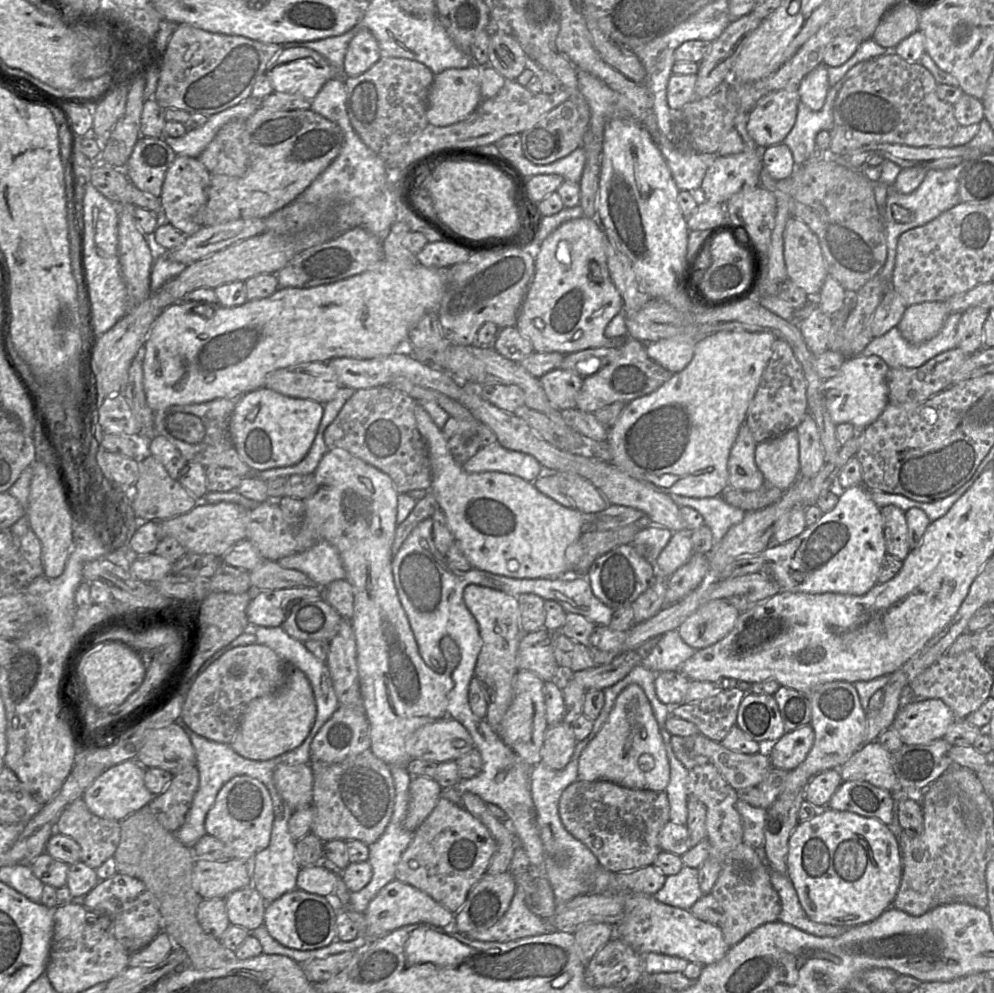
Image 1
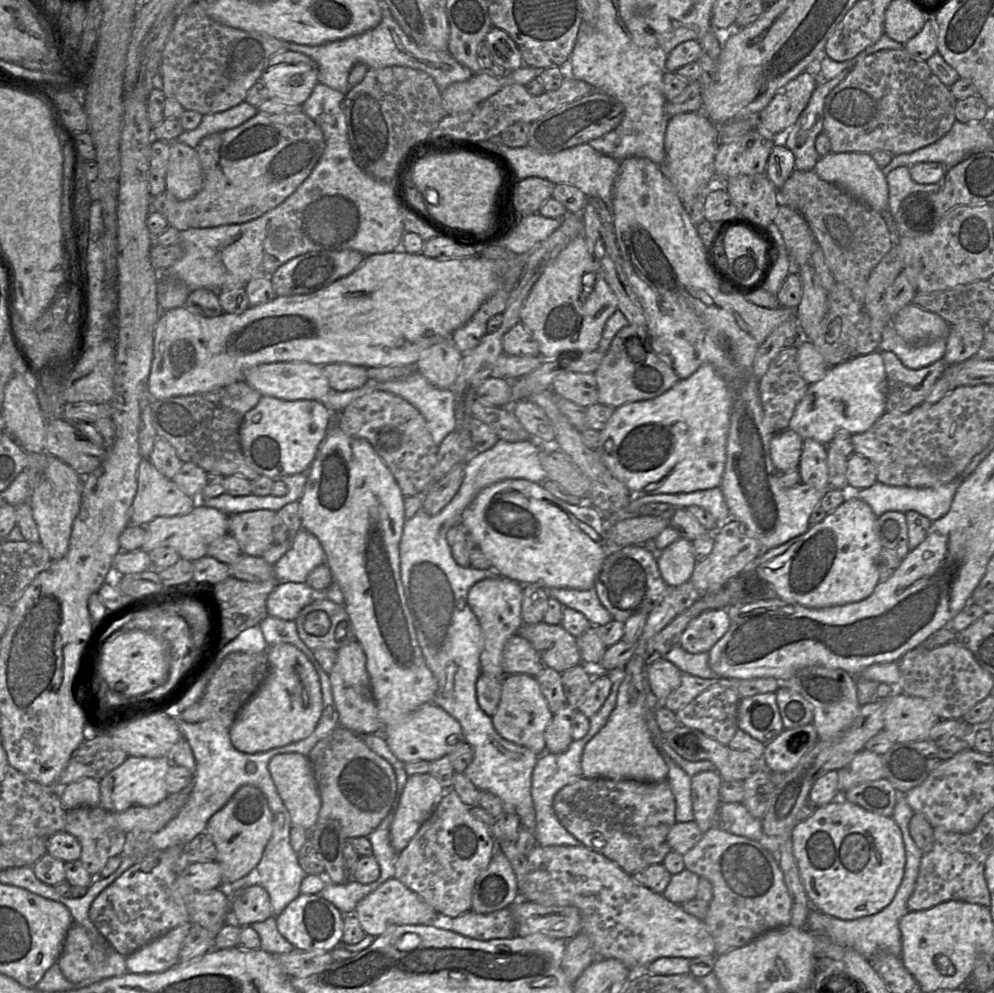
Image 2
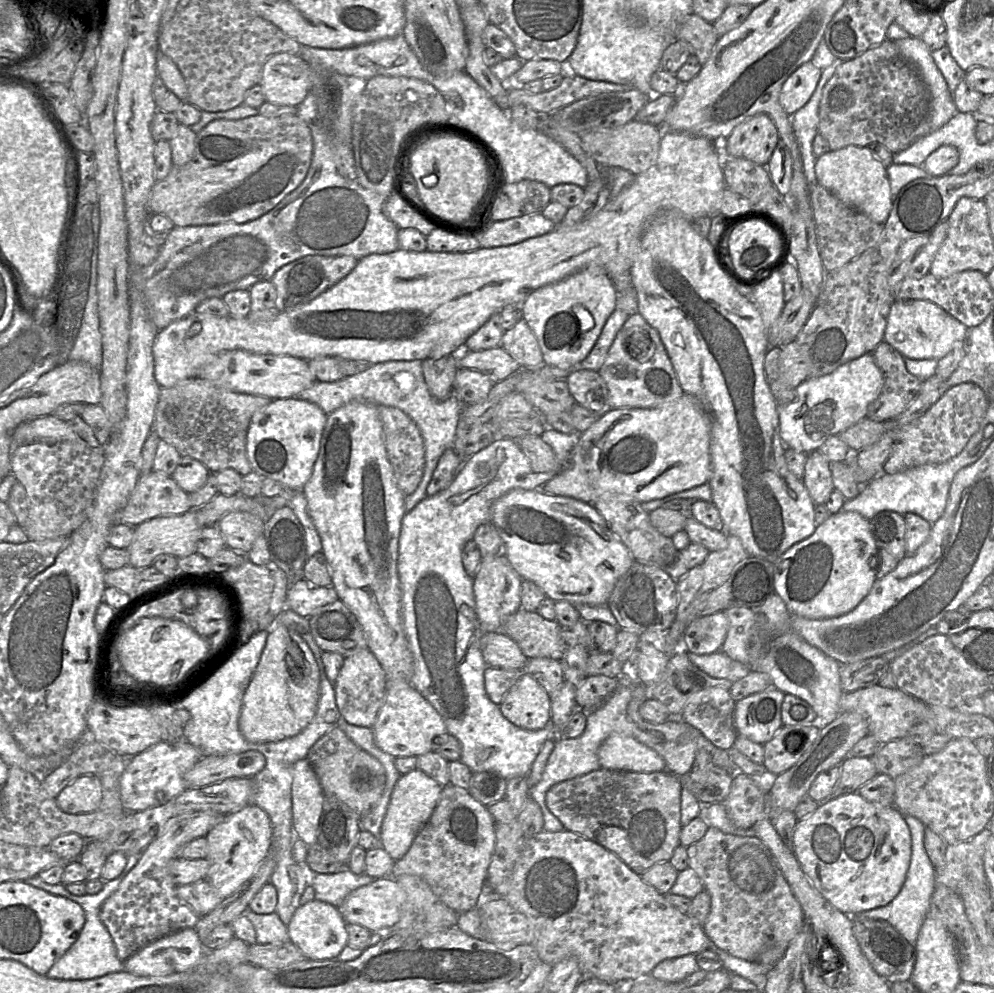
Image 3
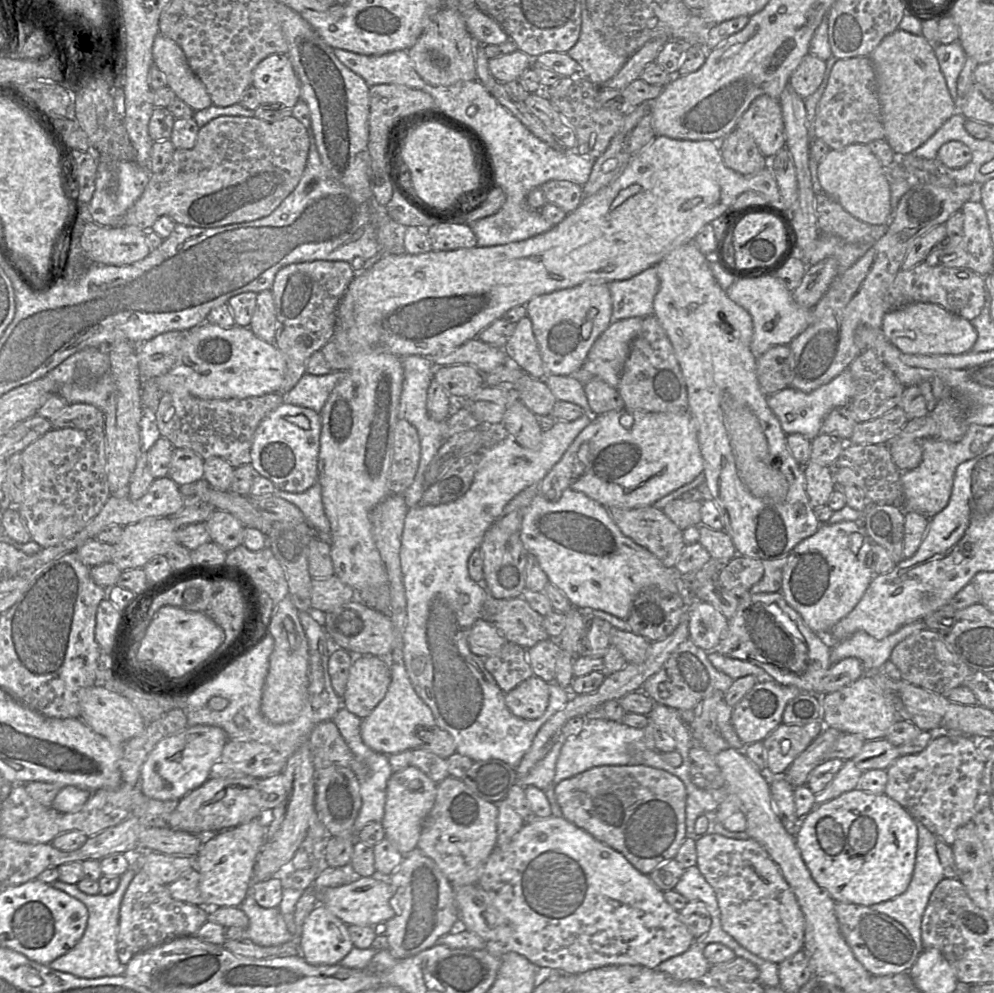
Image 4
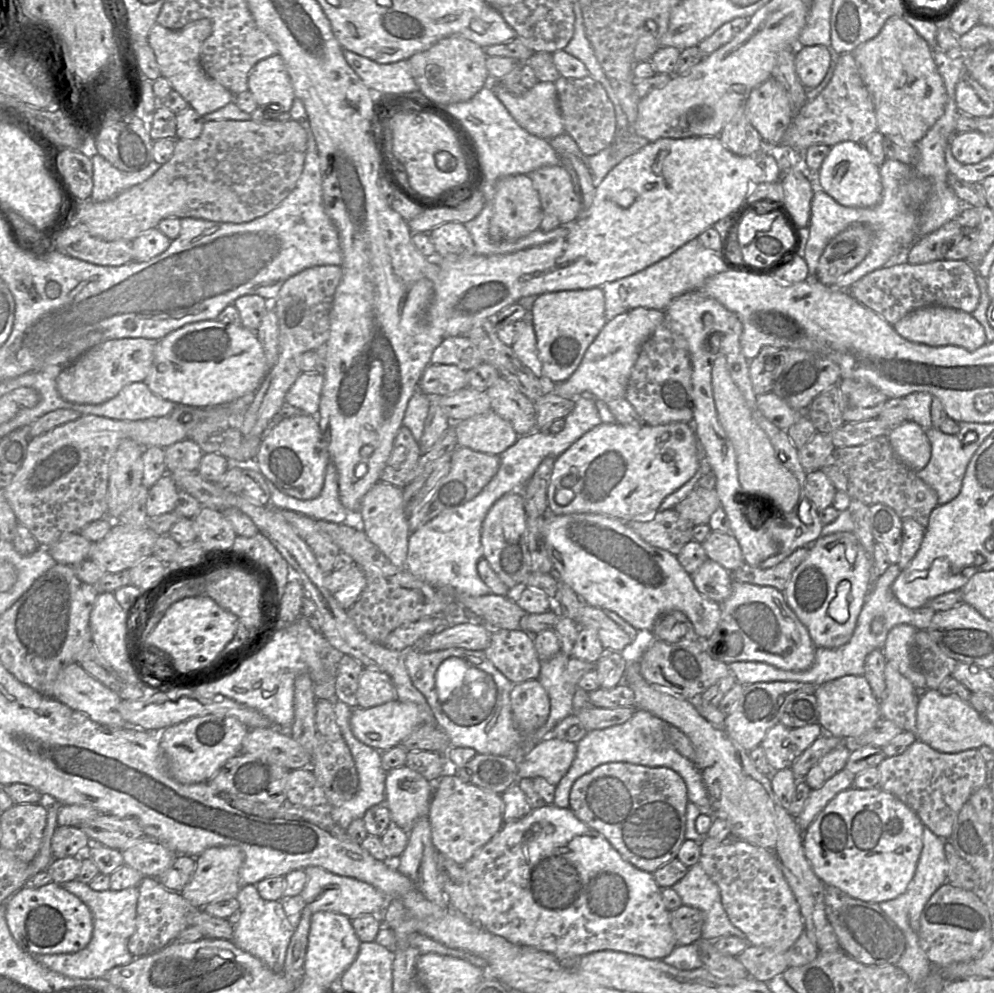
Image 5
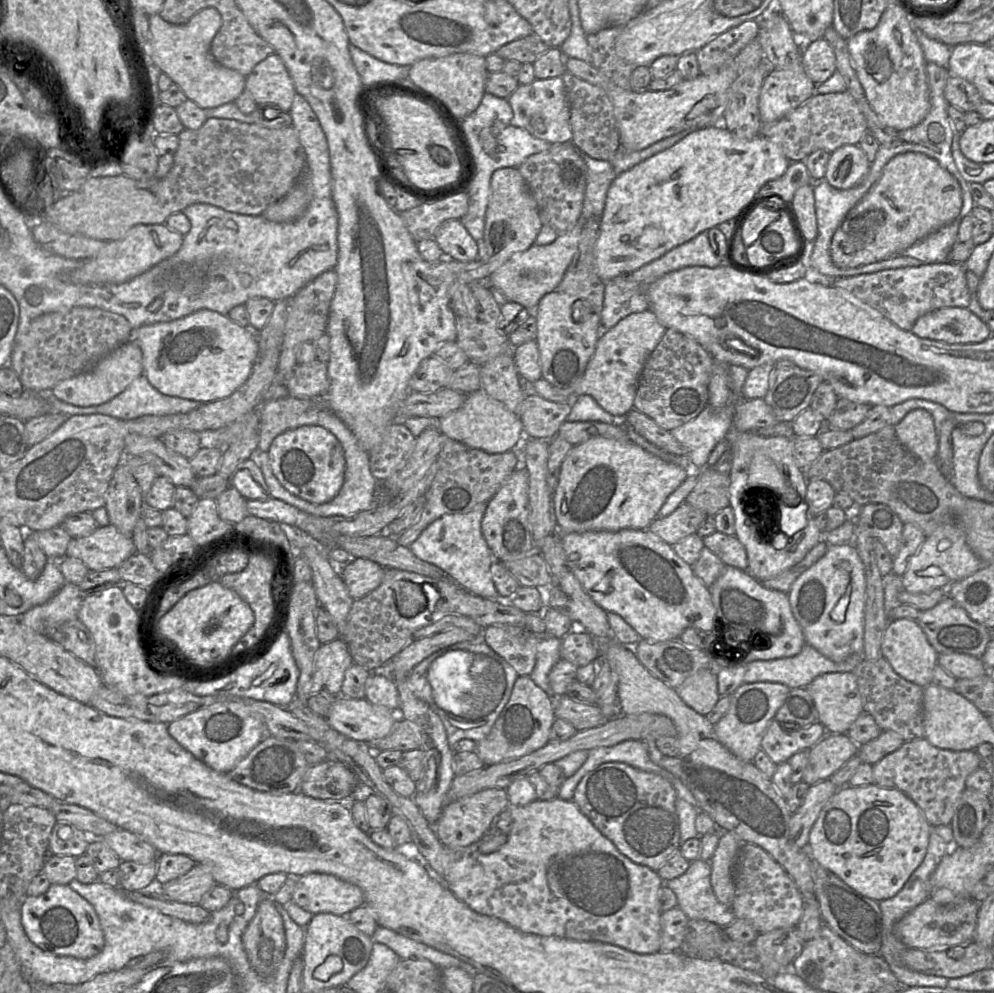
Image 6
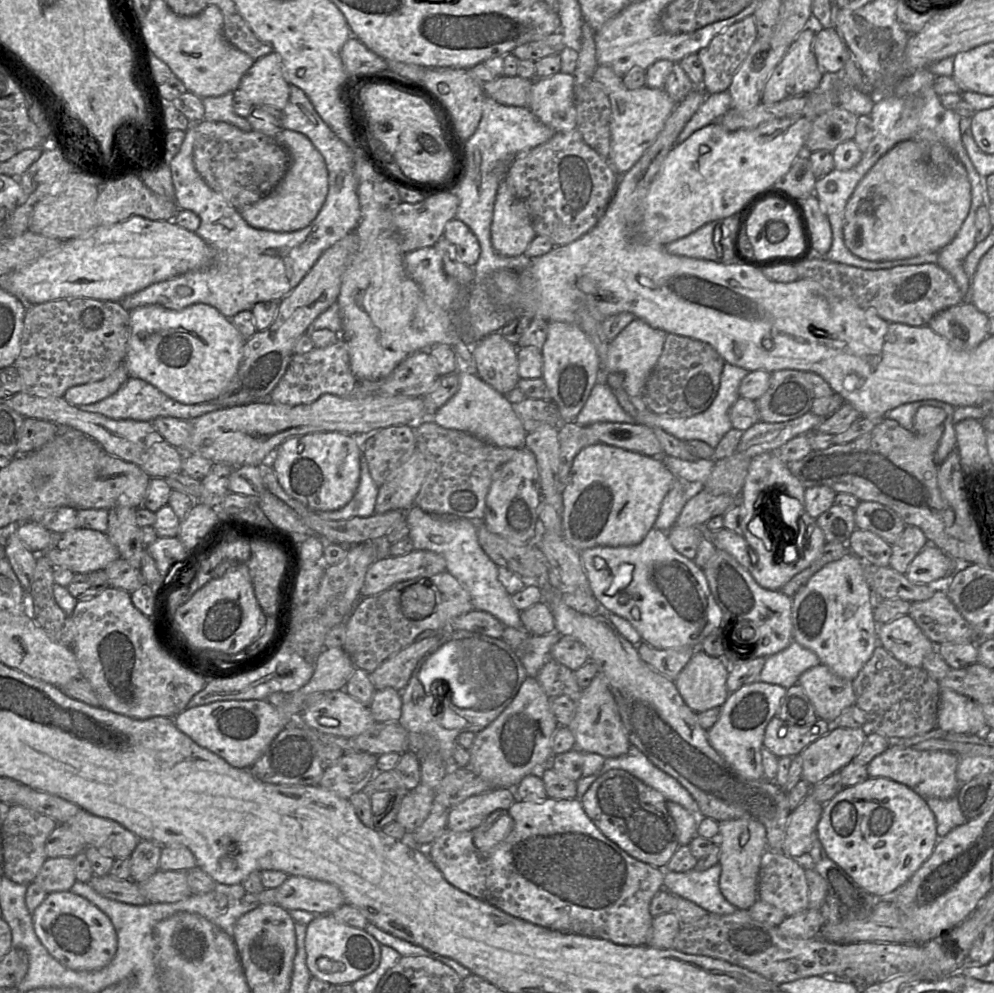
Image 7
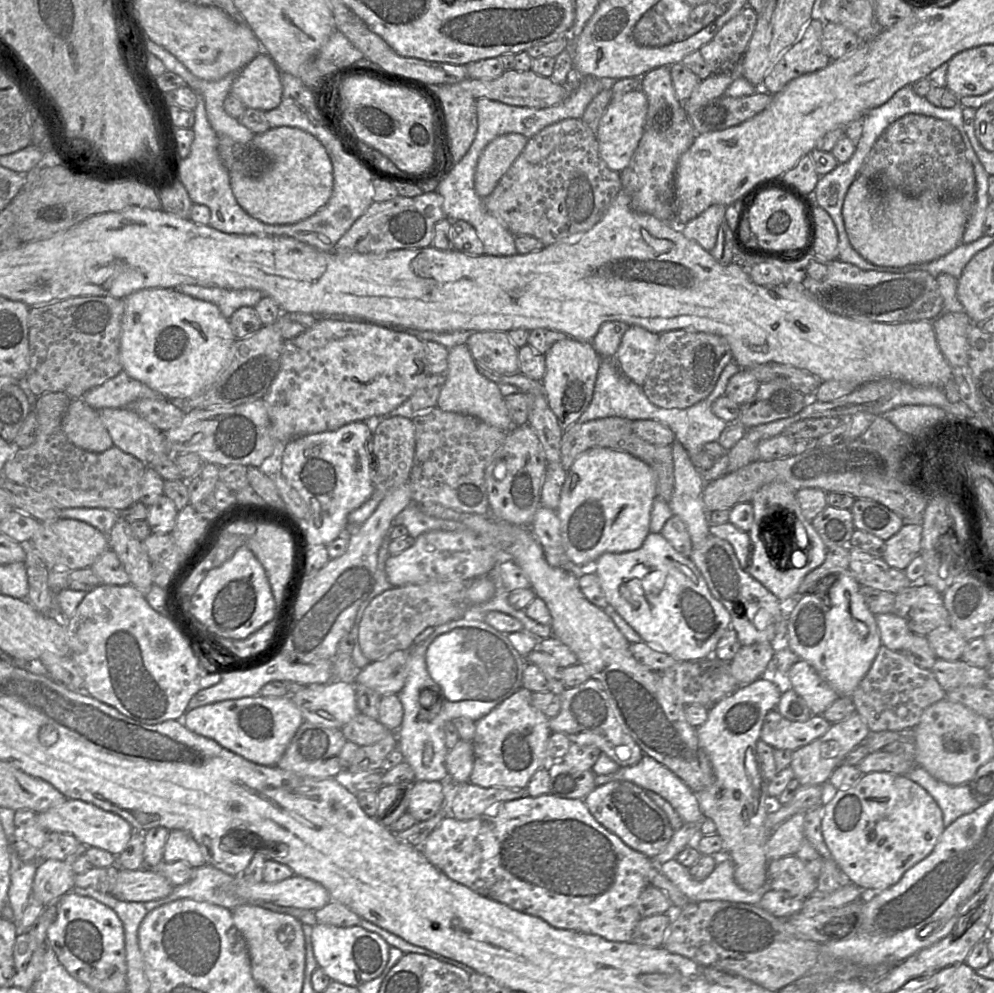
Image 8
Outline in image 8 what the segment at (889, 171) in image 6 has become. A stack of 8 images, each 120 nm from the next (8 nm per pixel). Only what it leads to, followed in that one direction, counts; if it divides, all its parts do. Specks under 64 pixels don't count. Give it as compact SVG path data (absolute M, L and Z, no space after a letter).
M857 175L849 187L842 208L845 229L852 247L868 262L877 266L902 267L938 259L962 243L968 216L962 206L933 192L917 196L902 191L876 192L864 175Z

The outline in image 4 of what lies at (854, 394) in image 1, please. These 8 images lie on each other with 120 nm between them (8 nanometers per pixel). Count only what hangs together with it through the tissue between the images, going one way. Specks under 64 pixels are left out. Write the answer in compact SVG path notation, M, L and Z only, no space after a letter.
M847 368L827 384L809 393L789 386L775 394L767 395L767 404L778 418L785 434L800 433L812 441L821 433L822 423L832 409L838 406L848 406L854 394L854 388L853 377Z

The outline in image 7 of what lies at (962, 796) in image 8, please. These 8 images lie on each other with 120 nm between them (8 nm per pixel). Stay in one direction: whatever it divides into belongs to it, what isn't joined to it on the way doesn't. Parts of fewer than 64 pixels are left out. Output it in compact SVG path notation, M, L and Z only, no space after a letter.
M957 796L949 799L928 798L926 802L935 816L938 840L967 822Z

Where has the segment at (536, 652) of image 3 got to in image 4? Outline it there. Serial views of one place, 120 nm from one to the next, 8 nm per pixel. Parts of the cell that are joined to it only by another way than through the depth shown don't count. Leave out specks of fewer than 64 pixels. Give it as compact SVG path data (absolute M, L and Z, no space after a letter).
M523 596L512 599L488 597L482 606L481 618L494 625L507 641L525 649L530 649L538 642L550 638L543 625L544 617L533 610Z

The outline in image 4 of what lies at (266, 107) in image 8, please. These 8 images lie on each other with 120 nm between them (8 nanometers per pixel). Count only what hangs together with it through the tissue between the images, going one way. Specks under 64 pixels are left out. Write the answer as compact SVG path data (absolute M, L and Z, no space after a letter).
M272 54L258 63L252 72L252 84L259 94L261 105L292 109L301 99L301 87L287 54Z

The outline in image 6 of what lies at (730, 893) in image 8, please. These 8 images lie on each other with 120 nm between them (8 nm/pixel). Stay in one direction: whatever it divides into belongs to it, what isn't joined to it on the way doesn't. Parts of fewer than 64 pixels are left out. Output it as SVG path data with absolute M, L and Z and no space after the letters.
M692 861L684 874L664 881L663 885L674 892L678 901L677 907L689 919L705 920L724 928L736 918L731 908L718 901L713 892L709 861Z

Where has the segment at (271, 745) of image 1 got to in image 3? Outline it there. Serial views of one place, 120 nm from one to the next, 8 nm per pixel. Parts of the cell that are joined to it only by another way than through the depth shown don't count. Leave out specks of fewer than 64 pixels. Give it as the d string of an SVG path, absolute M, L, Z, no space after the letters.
M274 624L268 630L266 645L242 700L238 726L251 743L280 741L299 734L316 713L320 674L306 641L294 630Z

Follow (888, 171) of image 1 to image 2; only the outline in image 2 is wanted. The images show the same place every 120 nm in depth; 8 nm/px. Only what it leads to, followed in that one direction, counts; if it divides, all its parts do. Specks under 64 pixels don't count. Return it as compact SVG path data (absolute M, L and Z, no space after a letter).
M899 166L886 176L889 188L888 210L892 218L897 214L901 203L911 194L917 192L935 193L941 187L940 183L919 184L912 180L910 168Z

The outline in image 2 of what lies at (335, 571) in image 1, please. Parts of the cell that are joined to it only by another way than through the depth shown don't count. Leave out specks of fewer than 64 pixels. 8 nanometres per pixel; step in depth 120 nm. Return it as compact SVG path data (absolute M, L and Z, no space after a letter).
M301 528L291 548L274 565L274 577L279 583L303 583L314 568L325 562L326 554L319 539Z

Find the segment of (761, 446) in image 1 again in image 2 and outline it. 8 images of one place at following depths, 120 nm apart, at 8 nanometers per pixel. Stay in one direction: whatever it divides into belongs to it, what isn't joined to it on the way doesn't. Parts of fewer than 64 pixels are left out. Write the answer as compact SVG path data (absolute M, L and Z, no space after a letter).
M785 429L777 432L770 442L770 457L777 471L798 468L803 450L803 439L795 431Z

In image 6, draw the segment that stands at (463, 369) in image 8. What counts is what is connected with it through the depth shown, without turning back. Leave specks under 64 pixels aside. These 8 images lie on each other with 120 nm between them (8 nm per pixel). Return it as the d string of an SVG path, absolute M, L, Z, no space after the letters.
M482 388L469 393L459 409L436 419L435 424L446 437L490 454L510 451L521 439L525 439L519 415L489 396Z

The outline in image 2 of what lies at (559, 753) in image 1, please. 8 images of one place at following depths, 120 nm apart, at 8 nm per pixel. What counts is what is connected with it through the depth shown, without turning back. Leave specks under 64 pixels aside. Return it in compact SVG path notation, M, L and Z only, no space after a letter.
M564 704L553 714L545 731L546 752L559 754L569 747L572 737L572 722L578 709Z

